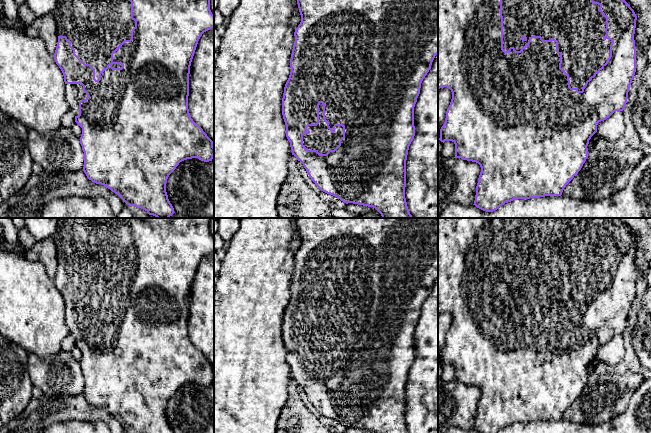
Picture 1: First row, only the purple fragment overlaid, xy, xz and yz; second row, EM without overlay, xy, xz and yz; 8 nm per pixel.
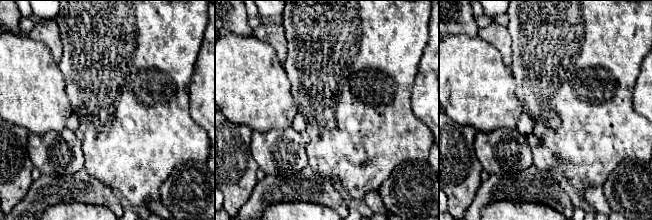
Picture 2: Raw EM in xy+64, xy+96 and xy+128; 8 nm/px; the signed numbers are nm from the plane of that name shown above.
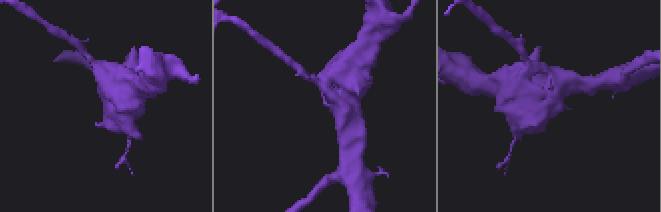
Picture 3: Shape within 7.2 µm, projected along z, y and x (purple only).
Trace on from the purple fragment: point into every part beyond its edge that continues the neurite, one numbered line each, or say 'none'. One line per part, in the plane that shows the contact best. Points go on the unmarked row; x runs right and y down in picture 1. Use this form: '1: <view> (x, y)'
1: yz (573, 244)

